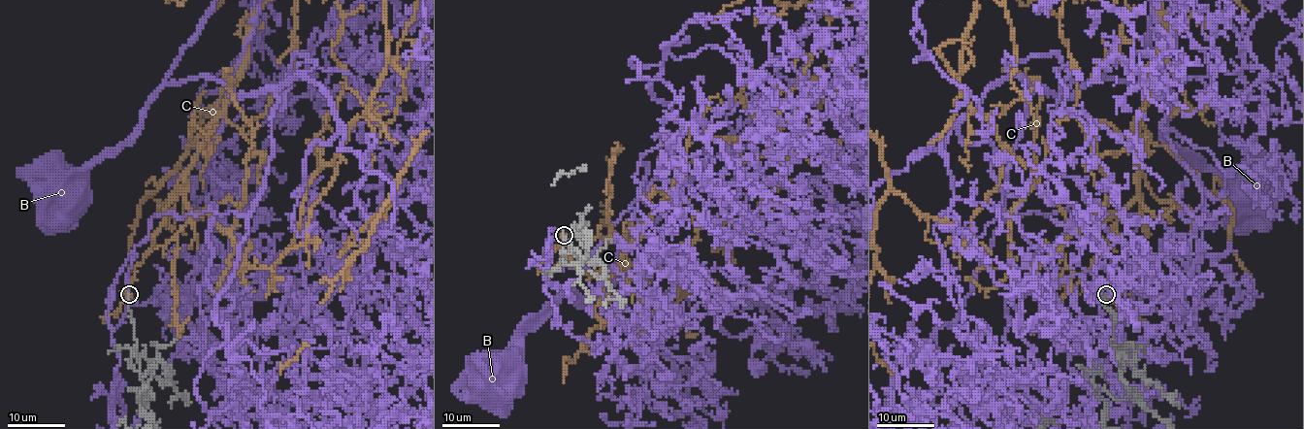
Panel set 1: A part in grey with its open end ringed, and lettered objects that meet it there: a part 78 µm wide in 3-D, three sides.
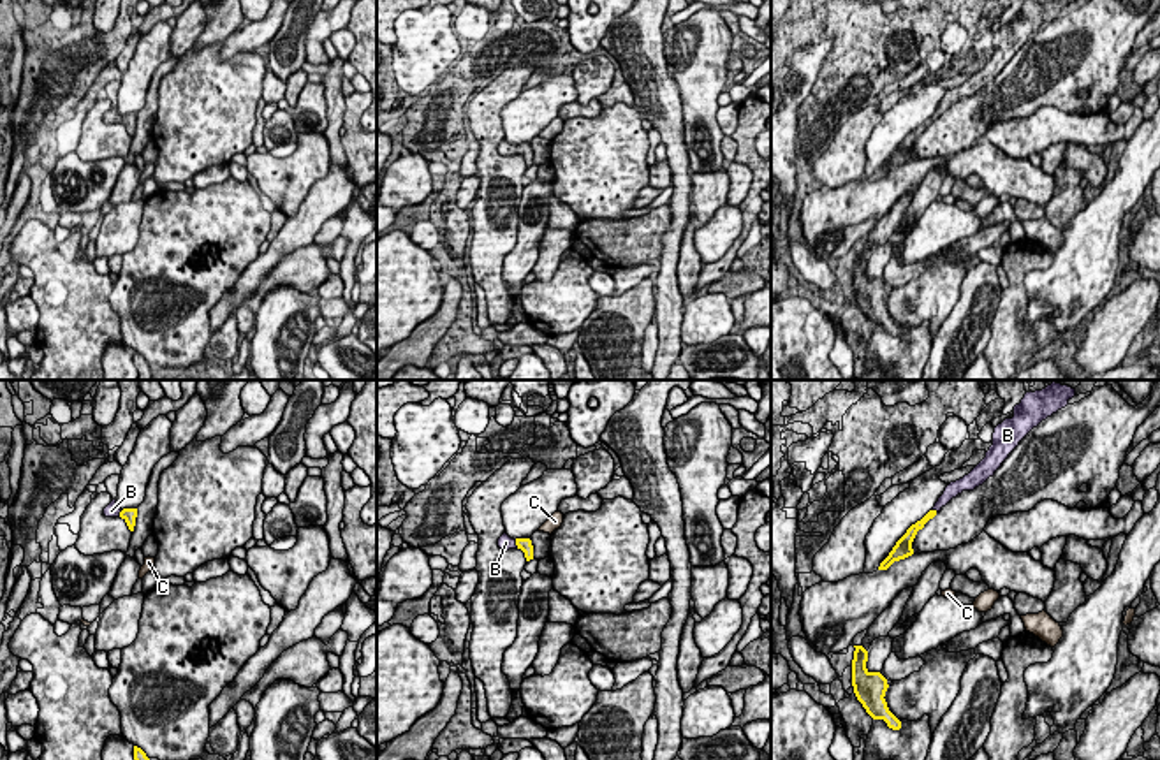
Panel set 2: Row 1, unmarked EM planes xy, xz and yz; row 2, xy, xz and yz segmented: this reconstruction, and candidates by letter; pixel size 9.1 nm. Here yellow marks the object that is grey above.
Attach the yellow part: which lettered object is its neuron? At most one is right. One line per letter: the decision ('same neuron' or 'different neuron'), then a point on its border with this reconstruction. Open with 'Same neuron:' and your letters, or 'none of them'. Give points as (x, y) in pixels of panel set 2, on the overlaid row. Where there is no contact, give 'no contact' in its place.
Same neuron: B
B: same neuron; contact xz (516, 544)
C: different neuron; no contact

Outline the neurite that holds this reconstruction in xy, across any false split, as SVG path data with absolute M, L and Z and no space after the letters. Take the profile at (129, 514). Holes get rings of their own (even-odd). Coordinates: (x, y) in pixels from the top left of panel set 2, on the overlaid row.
M113 500L106 508L104 508L106 517L121 517L128 530L134 531L136 526L136 517L137 517L137 508L120 508L116 500Z

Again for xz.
M503 533L498 538L498 547L500 549L521 549L525 552L526 561L533 559L533 545L530 538L510 538L507 533Z

